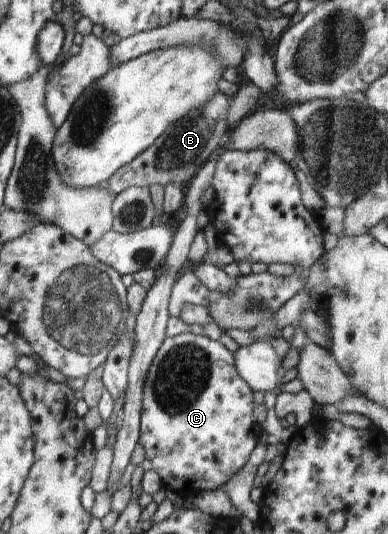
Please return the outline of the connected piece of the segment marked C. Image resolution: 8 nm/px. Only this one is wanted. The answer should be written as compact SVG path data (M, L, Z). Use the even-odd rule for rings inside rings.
M181 333L165 338L147 373L140 418L140 439L145 457L161 477L165 489L183 499L223 487L246 465L262 435L262 426L252 417L254 392L235 369L235 357L221 341Z

